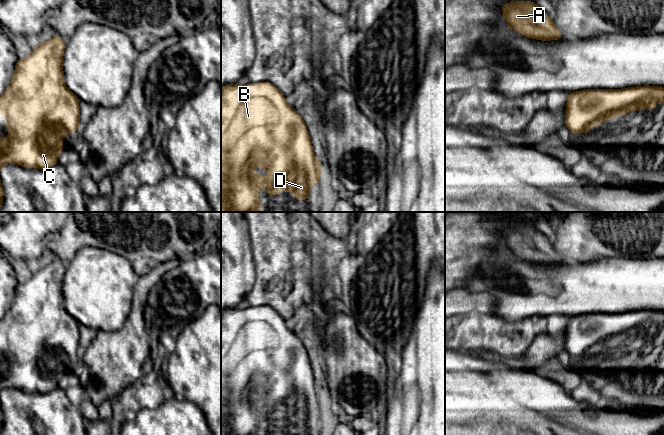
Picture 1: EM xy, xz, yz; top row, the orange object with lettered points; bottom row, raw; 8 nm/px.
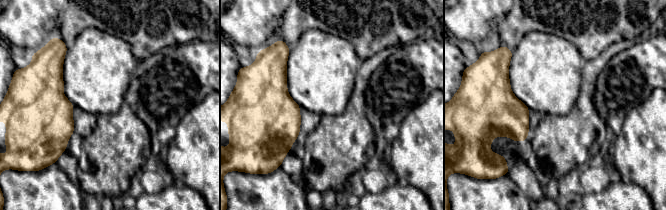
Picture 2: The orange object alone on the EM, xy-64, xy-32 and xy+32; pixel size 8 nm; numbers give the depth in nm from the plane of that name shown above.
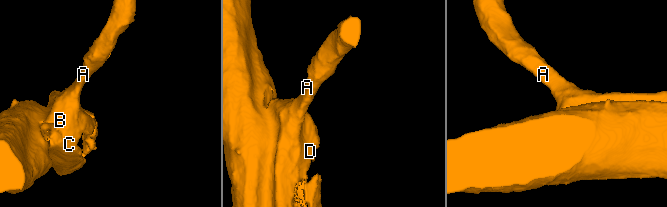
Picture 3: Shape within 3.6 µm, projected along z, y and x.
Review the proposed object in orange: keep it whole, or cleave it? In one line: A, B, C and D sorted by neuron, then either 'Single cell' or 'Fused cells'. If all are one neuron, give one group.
Groups: A / B C D. Fused cells

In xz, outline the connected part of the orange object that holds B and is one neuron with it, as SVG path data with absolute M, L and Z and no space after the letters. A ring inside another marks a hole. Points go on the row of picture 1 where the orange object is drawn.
M235 83L221 88L221 212L260 212L263 203L257 194L261 184L270 198L280 192L277 188L279 183L283 192L291 190L292 196L299 201L311 198L310 186L319 181L323 171L320 160L313 152L311 138L302 117L296 112L301 121L298 125L287 125L278 117L280 111L291 114L293 107L272 83L252 83L247 90L239 90L237 86ZM256 164L260 169L268 169L269 176L261 177L254 173Z

